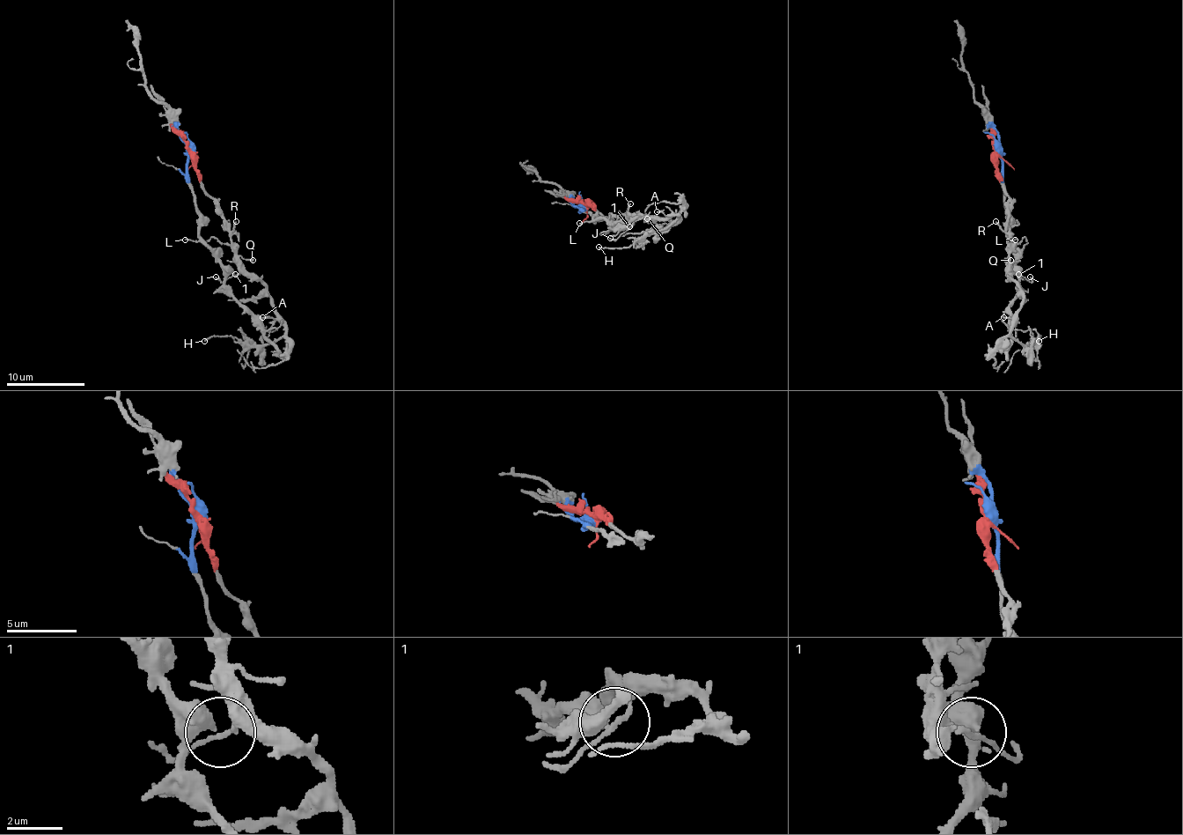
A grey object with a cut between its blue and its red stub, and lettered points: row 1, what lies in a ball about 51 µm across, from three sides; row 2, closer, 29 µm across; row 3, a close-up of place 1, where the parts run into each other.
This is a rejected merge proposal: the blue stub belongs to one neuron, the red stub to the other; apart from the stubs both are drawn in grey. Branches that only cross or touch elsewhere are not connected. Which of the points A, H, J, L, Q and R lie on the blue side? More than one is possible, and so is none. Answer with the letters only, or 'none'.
L

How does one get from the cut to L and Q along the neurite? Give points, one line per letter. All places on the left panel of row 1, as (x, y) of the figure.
L: (190, 150), (188, 186), (200, 217), (200, 237), (196, 240), (184, 239)
Q: (190, 150), (200, 188), (209, 197), (230, 232), (230, 240), (243, 258), (253, 261)

